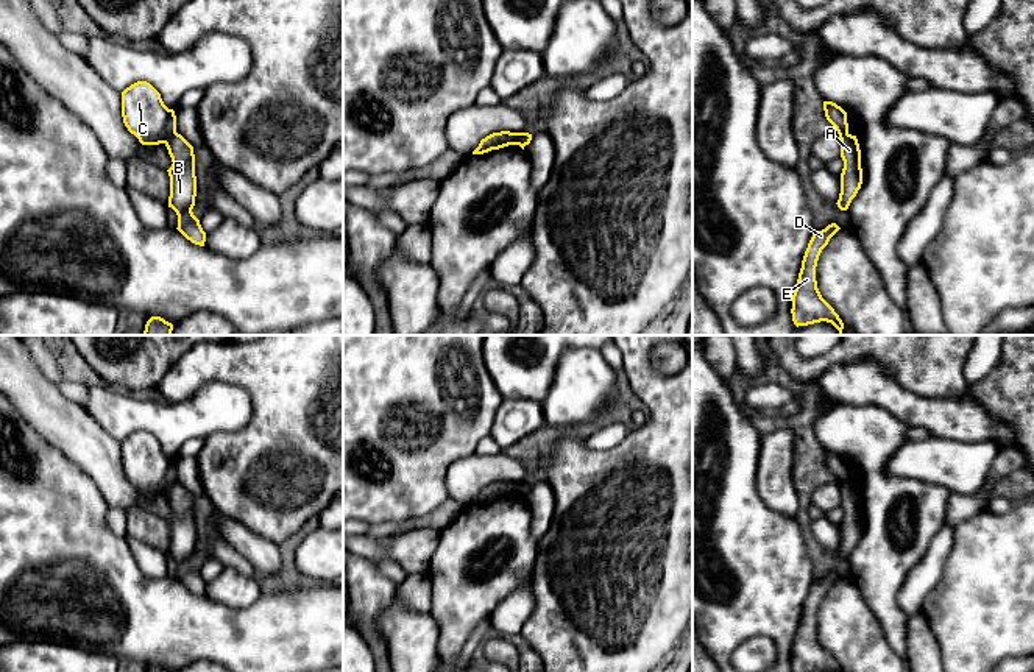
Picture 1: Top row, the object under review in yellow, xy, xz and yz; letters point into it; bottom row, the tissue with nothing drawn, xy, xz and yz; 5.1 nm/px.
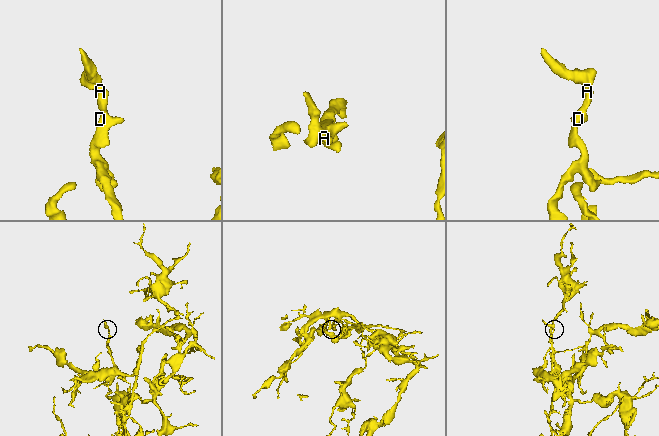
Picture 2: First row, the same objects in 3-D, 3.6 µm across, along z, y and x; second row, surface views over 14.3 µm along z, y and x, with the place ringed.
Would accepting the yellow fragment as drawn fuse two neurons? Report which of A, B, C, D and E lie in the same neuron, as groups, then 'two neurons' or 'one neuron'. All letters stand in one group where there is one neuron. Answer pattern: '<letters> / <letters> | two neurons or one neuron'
A B D E / C | two neurons

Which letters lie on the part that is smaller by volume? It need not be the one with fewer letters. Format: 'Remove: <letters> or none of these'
Remove: C

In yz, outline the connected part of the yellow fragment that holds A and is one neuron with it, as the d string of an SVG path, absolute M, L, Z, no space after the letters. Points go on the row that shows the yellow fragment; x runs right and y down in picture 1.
M844 134L839 139L844 168L841 173L841 193L836 204L841 210L847 210L862 184L861 150L856 136Z

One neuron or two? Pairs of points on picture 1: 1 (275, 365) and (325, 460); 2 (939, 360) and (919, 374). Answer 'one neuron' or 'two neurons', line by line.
1: one neuron
2: one neuron

